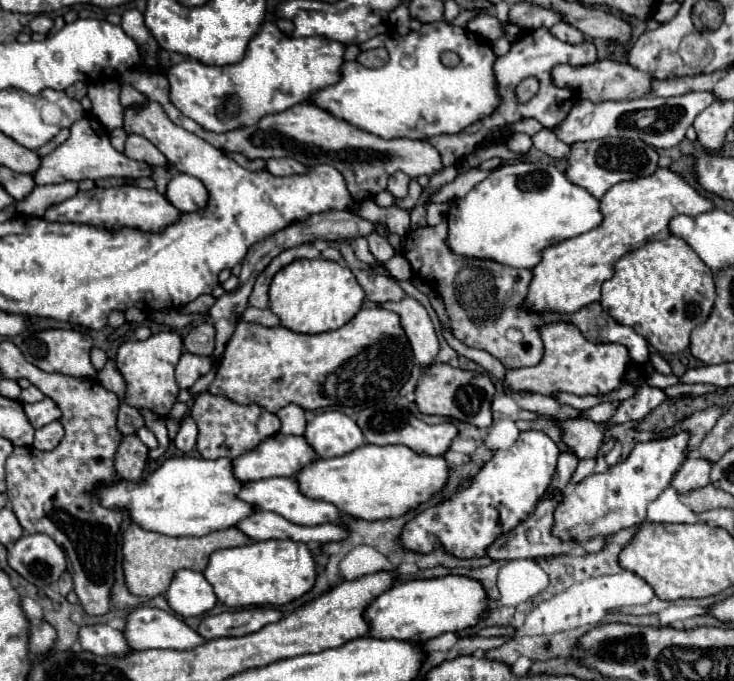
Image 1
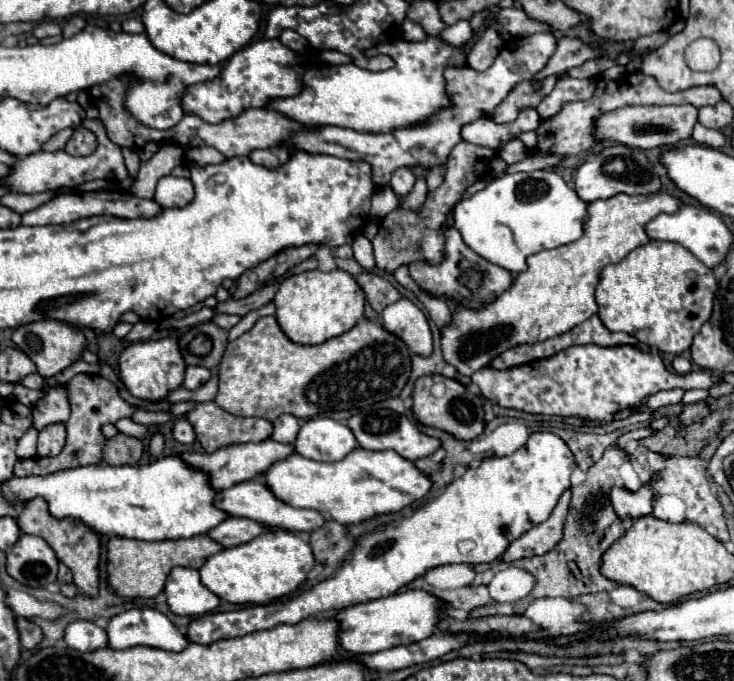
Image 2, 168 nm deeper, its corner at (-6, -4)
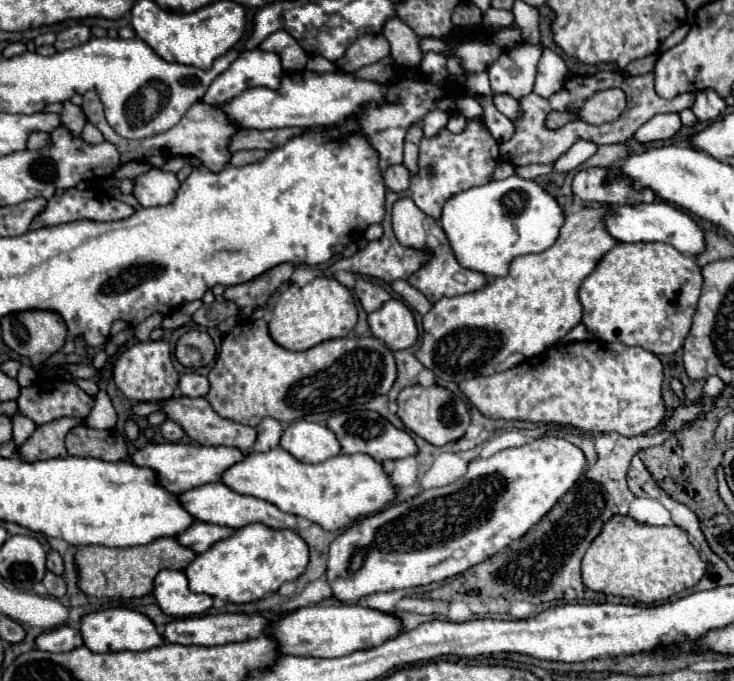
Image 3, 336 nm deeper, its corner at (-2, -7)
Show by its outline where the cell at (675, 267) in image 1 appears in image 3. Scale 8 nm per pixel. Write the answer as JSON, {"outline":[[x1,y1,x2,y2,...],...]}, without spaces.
{"outline":[[663,242,615,246,589,274,579,290,583,324,603,342,623,342,653,354,675,354,689,334,703,274,695,258]]}

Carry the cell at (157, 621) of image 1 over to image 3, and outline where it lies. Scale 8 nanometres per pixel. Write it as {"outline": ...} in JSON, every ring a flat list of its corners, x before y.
{"outline":[[109,608,93,612,81,618,81,634,85,644,93,652,119,652,119,650,149,650,151,646,163,646,165,638,157,632,151,618,129,608]]}

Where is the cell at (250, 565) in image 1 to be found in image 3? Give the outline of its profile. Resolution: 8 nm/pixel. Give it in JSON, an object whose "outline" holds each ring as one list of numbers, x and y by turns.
{"outline":[[249,524,249,526,235,530,235,534,231,538,221,540,221,542,213,544,207,552,199,554,187,566,185,574,189,578,189,588,197,594,209,594,213,598,221,598,221,600,233,602,233,604,251,604,251,602,259,602,267,594,277,592,283,582,297,580,305,572,307,564,309,564,309,548,297,532,271,530,265,524]]}

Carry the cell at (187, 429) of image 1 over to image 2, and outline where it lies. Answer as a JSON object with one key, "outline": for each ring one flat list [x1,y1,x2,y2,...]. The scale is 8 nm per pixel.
{"outline":[[179,417,175,423,173,423,173,437,179,441,179,443,193,443,195,441,195,431,191,427,191,423,185,419,185,417]]}

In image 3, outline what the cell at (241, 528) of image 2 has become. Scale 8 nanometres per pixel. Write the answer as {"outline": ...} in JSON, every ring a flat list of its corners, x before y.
{"outline":[[195,522,187,532,179,534,177,540,195,550,195,552,207,552,215,542,219,540,225,540,233,534,235,530,233,528,227,528,227,526,217,526,217,524,207,524,207,522]]}

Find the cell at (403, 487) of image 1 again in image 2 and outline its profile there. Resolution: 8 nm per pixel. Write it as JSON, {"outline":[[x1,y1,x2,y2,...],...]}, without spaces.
{"outline":[[361,447,335,463,311,461,303,459,299,453,291,453,287,459,275,461,263,477,265,485,279,501,291,507,327,513,343,525,399,511,421,499,431,489,431,479,409,459,395,455,395,451,367,451]]}

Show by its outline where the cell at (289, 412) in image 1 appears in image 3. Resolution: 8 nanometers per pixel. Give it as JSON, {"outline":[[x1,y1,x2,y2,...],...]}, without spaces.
{"outline":[[265,418,259,426,257,426,257,442,253,446,255,452,267,452,267,450,275,450,279,448,281,436,283,436,283,426,279,420,275,418]]}

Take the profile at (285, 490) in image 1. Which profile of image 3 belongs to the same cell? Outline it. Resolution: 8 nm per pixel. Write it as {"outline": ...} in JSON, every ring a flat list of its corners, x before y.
{"outline":[[213,482,213,484,193,488,193,490,185,492,185,494,181,494,179,498,181,498,185,510,191,512,201,522,221,524,221,526,229,526,229,528,243,528,243,526,253,524,253,522,265,524,265,526,269,526,273,530,295,530,297,528,297,518,293,514,281,512,273,504,269,504,265,500,259,500,255,496,239,494,239,492,231,490,229,486,225,486,223,482]]}

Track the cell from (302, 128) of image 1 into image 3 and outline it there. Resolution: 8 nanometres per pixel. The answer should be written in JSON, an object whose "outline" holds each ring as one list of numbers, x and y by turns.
{"outline":[[89,90,89,92,83,94,83,112,85,112,87,120,103,132,105,140,111,142,119,150,121,164,125,164,129,160,141,160,143,162,153,154,159,154,159,156,167,156,167,154,171,154,171,156,197,156,203,162,203,166,207,166,213,172,219,172,231,160,231,150,229,150,231,138,235,138,235,134,241,132,241,128,237,124,233,124,221,108,207,106,205,102,195,102,187,110,187,114,179,120,179,124,175,124,165,134,157,134,157,138,145,138,145,140,127,140,127,138,119,136,109,126,105,114,103,114,103,104,101,104,99,96,95,94,95,90]]}

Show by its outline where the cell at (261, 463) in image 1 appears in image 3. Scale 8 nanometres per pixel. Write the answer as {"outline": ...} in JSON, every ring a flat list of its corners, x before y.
{"outline":[[147,444,145,448,133,454,133,464,147,466,157,472,159,484,175,494,183,494,183,490,193,490,195,486,203,486,203,482,219,482,223,472,229,470,233,464,241,462,245,452,229,448,229,446,199,446,199,444]]}

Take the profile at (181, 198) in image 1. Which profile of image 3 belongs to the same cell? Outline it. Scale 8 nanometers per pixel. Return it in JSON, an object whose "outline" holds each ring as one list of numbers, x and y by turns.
{"outline":[[151,170,139,178,135,178,133,194,141,206,167,206,175,200,179,190,179,180,171,172]]}

